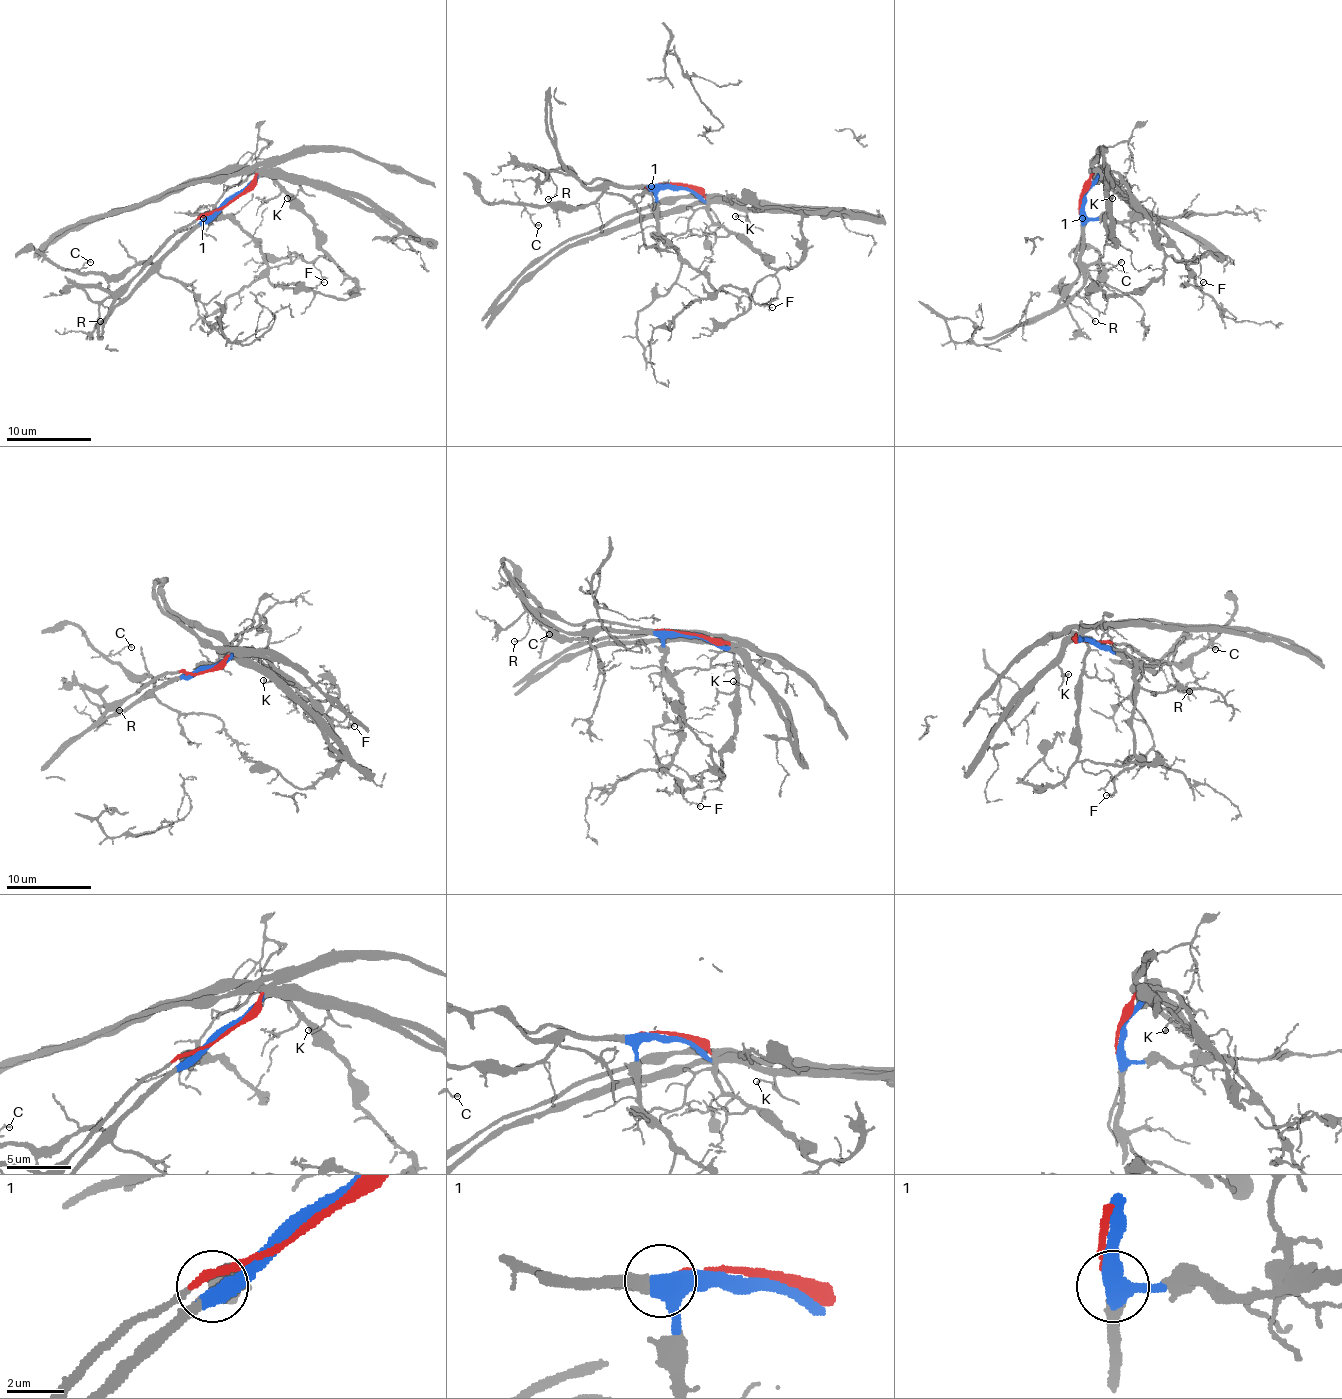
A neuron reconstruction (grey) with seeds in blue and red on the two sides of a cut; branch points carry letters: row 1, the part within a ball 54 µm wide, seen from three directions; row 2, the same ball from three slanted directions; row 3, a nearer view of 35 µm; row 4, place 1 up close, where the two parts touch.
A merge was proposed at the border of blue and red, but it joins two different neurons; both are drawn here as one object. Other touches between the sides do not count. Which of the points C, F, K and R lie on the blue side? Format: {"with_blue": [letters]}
{"with_blue": ["C", "F", "K", "R"]}

